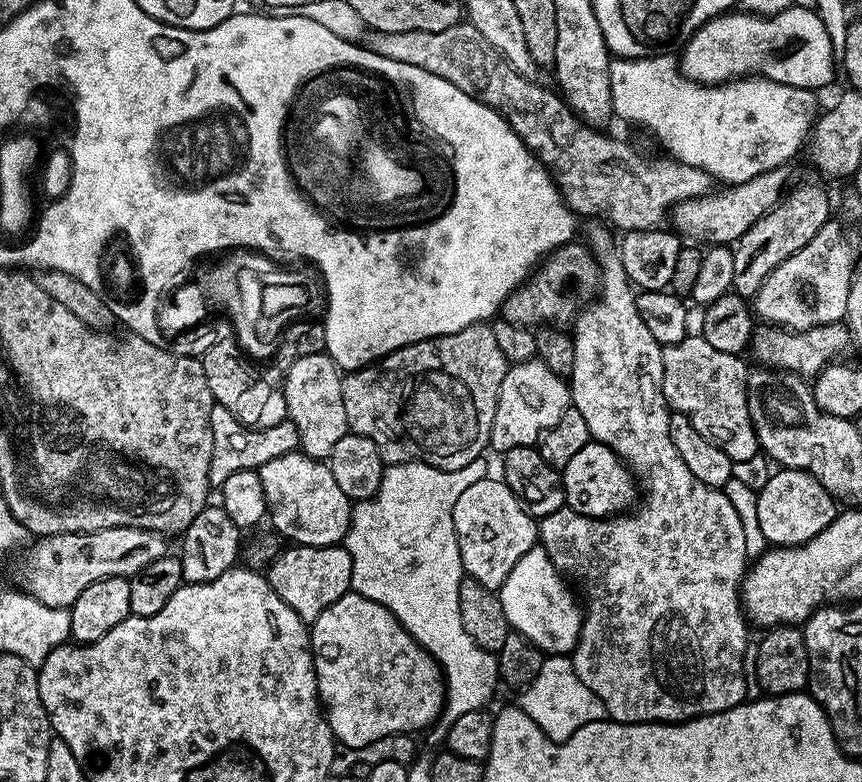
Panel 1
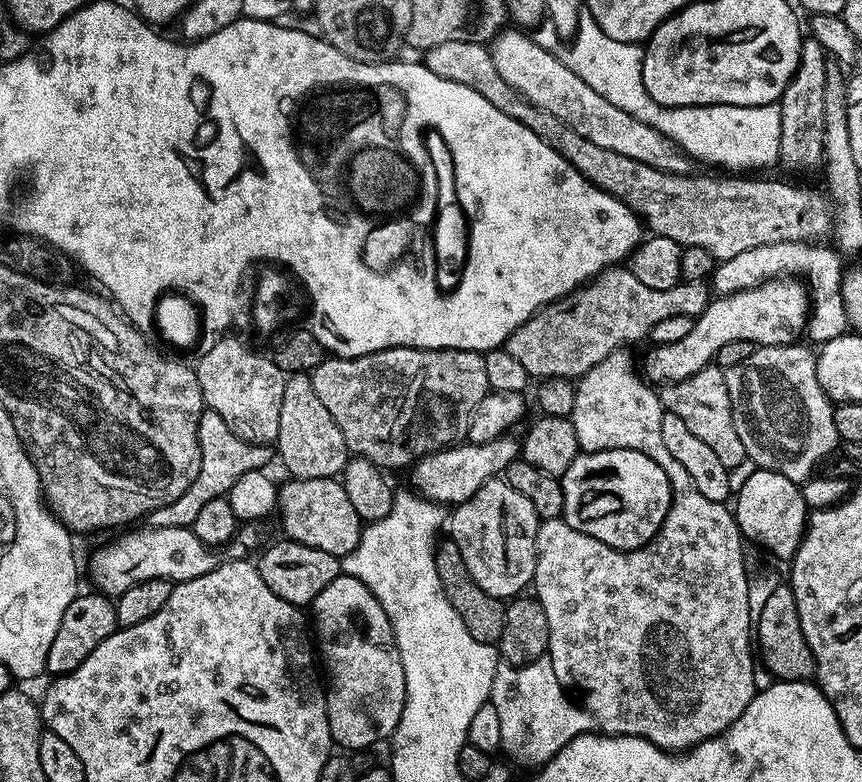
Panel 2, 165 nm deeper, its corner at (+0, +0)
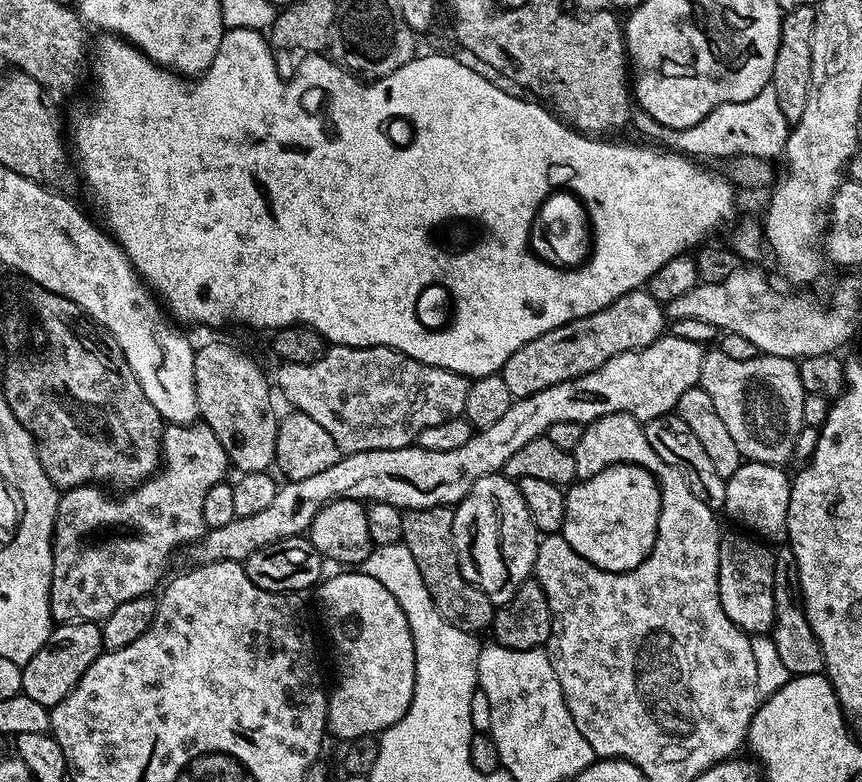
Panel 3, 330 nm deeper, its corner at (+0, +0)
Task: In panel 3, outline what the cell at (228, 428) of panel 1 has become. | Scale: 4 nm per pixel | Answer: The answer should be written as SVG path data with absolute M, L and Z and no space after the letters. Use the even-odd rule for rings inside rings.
M203 422L168 424L160 437L160 454L162 463L156 475L123 494L107 496L103 487L84 484L80 488L67 489L61 495L52 540L50 610L53 621L104 621L114 614L114 609L122 606L122 602L149 595L152 587L165 579L164 571L172 560L172 551L191 546L204 535L202 501L206 499L206 490L221 483L230 471L228 455L222 442L218 442L218 434L214 434L214 430Z

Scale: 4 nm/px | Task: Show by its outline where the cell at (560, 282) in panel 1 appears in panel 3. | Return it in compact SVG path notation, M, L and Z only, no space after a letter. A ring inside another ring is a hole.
M647 290L627 292L610 306L586 318L566 322L526 342L522 350L514 350L514 354L510 354L510 358L504 363L502 375L506 386L510 386L513 398L529 396L538 390L546 390L546 386L590 374L590 370L598 370L598 366L602 366L602 362L606 362L611 356L650 346L659 336L665 335L665 332L665 305L655 300Z

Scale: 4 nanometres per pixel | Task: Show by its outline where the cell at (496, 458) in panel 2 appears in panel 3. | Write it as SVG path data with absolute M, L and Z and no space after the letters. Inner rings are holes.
M665 334L659 336L650 346L611 356L609 360L602 362L602 366L598 366L598 370L590 370L590 374L582 374L573 380L546 386L546 390L538 390L529 396L513 399L510 410L506 410L506 414L502 414L502 418L498 418L494 426L473 431L469 441L456 450L426 450L419 446L409 446L394 450L366 450L341 455L340 460L334 462L334 466L320 471L319 474L314 474L310 478L281 483L276 489L273 500L270 501L270 506L266 506L266 510L261 510L259 514L238 516L226 522L226 526L207 529L204 535L199 540L195 540L187 549L188 556L192 559L191 563L196 566L223 560L243 562L250 554L254 554L254 550L262 550L262 546L285 540L291 536L304 536L308 527L314 522L318 510L325 508L332 500L386 502L401 510L433 508L443 504L455 506L468 493L470 486L478 482L478 478L499 473L504 464L510 462L510 458L514 458L514 454L518 454L522 446L526 446L526 442L547 434L550 426L554 426L555 423L570 422L587 426L606 414L618 414L619 412L630 414L635 420L641 422L669 415L675 409L678 398L682 398L686 390L699 385L705 351L705 345L690 342L690 338L678 338Z

